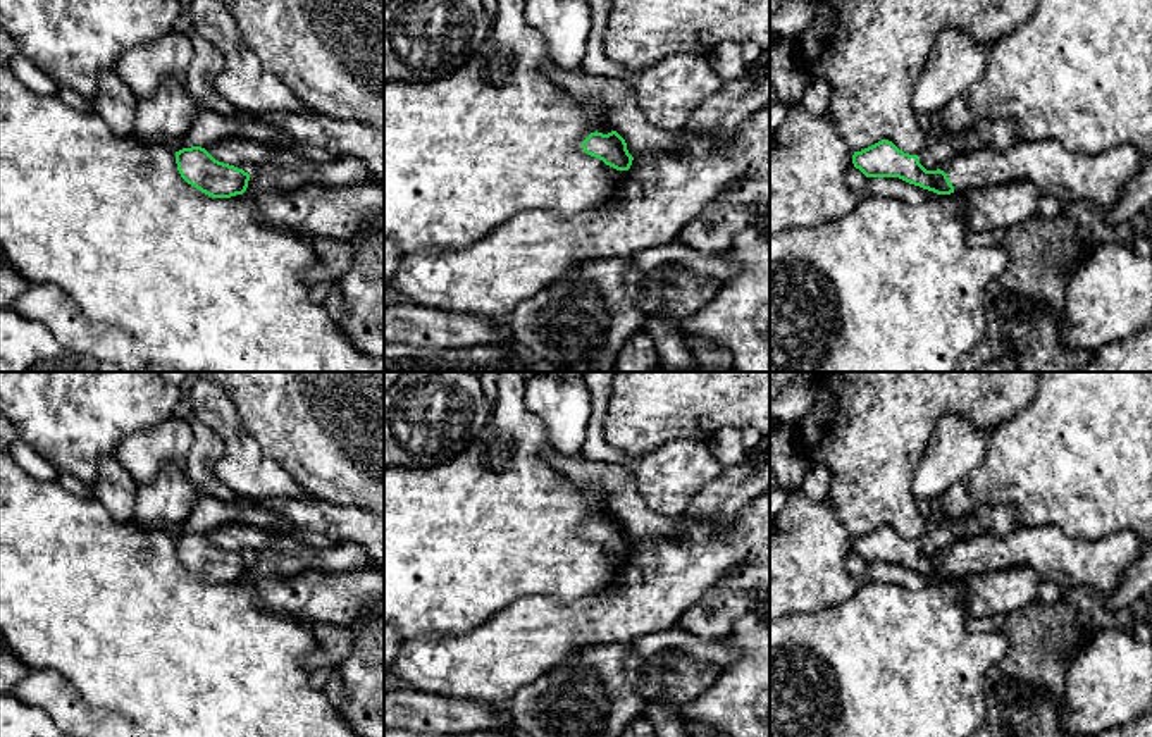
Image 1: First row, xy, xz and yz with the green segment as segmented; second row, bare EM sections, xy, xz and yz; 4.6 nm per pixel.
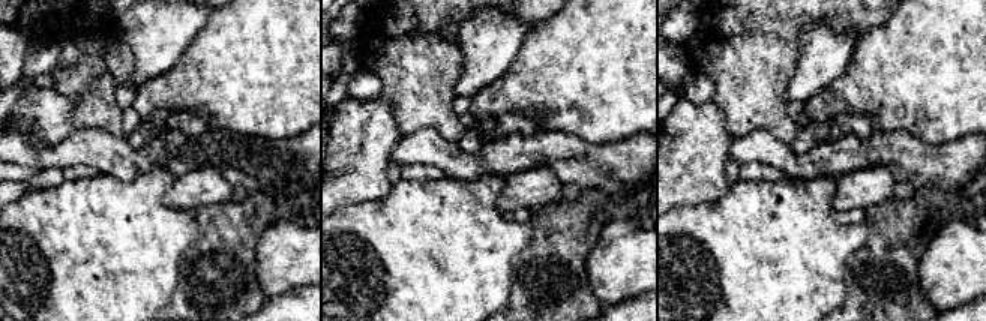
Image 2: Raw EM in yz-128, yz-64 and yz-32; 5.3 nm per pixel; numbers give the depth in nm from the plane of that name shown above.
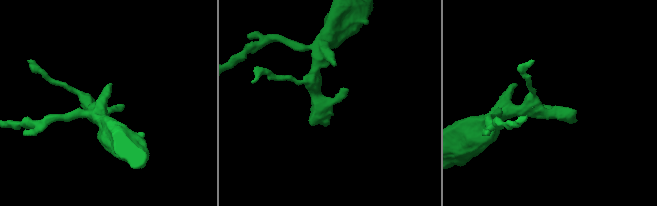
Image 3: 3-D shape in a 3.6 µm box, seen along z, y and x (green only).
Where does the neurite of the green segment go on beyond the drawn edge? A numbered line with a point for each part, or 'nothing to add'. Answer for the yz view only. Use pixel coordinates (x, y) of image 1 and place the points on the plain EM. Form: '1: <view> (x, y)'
1: yz (1056, 557)

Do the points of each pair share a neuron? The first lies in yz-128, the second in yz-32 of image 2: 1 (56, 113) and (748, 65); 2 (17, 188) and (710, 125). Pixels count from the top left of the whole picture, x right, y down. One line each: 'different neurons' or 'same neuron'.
1: different neurons
2: same neuron

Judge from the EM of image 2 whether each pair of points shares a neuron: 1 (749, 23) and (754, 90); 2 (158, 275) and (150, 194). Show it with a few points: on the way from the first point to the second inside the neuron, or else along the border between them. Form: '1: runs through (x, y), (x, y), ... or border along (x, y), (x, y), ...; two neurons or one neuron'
1: runs through (749, 39), (751, 74); one neuron
2: runs through (150, 255), (150, 213); one neuron

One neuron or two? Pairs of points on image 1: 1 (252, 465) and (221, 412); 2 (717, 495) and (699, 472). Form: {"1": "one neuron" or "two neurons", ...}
{"1": "one neuron", "2": "two neurons"}

